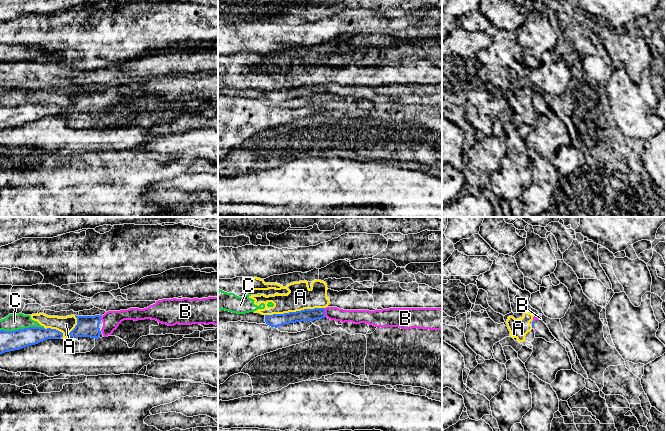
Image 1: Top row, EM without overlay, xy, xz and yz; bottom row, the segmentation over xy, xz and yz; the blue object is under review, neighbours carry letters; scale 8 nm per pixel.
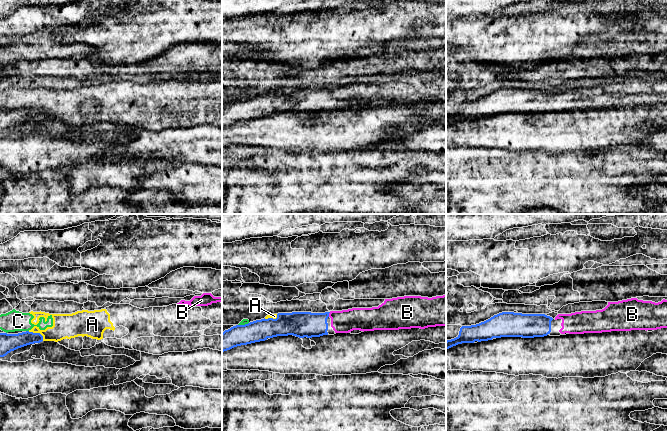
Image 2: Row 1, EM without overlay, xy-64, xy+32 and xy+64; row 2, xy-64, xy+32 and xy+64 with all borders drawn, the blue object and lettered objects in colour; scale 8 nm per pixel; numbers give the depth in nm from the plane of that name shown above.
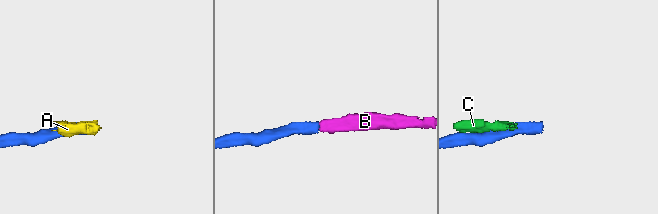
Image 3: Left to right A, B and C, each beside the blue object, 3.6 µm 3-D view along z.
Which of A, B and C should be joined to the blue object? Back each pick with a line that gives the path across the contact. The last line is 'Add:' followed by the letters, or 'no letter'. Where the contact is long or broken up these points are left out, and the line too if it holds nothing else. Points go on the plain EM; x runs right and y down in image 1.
B: Path across: xz (317, 89), (324, 88), (333, 89)
Add: B

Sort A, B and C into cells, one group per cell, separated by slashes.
A C / B

